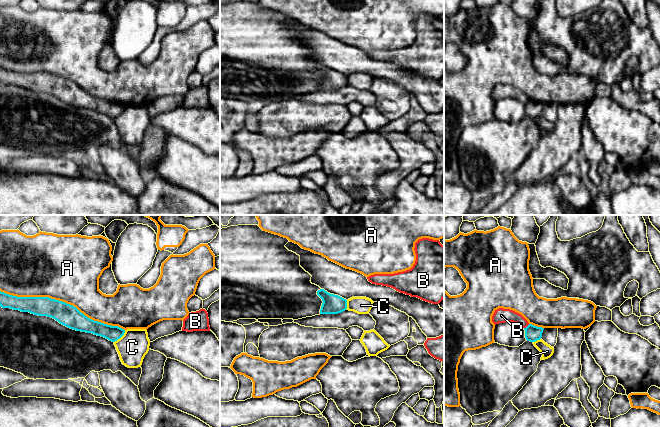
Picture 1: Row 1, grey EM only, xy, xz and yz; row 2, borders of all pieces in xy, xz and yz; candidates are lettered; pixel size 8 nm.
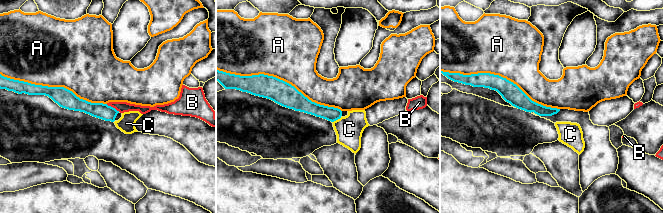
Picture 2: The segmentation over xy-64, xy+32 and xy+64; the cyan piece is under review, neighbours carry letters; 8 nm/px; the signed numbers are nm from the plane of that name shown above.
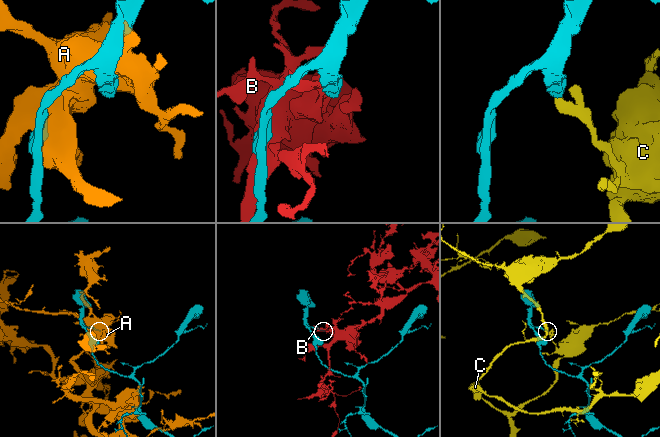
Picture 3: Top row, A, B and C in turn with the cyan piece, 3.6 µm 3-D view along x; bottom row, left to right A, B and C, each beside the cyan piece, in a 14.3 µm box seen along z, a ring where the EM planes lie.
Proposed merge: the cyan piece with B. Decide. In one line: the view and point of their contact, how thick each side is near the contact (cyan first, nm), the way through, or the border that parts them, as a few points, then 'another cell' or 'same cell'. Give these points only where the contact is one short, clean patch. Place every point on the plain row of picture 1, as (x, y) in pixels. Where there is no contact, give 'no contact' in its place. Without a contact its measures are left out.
contact yz (527, 102); calibres 130 and 120 nm; another cell

